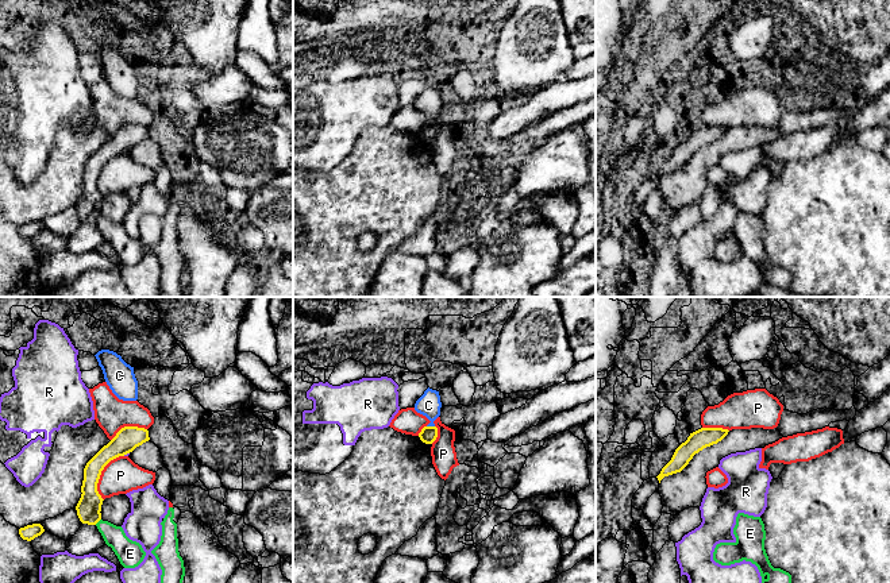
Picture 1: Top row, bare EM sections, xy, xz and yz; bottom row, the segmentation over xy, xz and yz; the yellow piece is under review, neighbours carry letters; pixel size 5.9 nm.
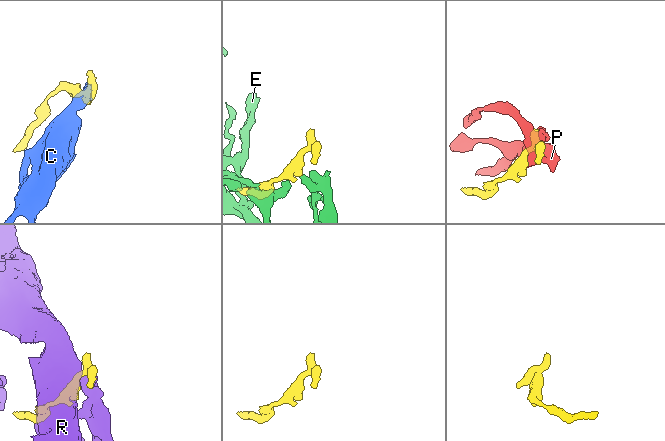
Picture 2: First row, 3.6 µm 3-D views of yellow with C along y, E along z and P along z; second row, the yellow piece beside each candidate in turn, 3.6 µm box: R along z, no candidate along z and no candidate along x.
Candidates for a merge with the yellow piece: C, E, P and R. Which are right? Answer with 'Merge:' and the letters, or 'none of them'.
Merge: none of them

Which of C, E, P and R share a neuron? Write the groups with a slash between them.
C R / E P

